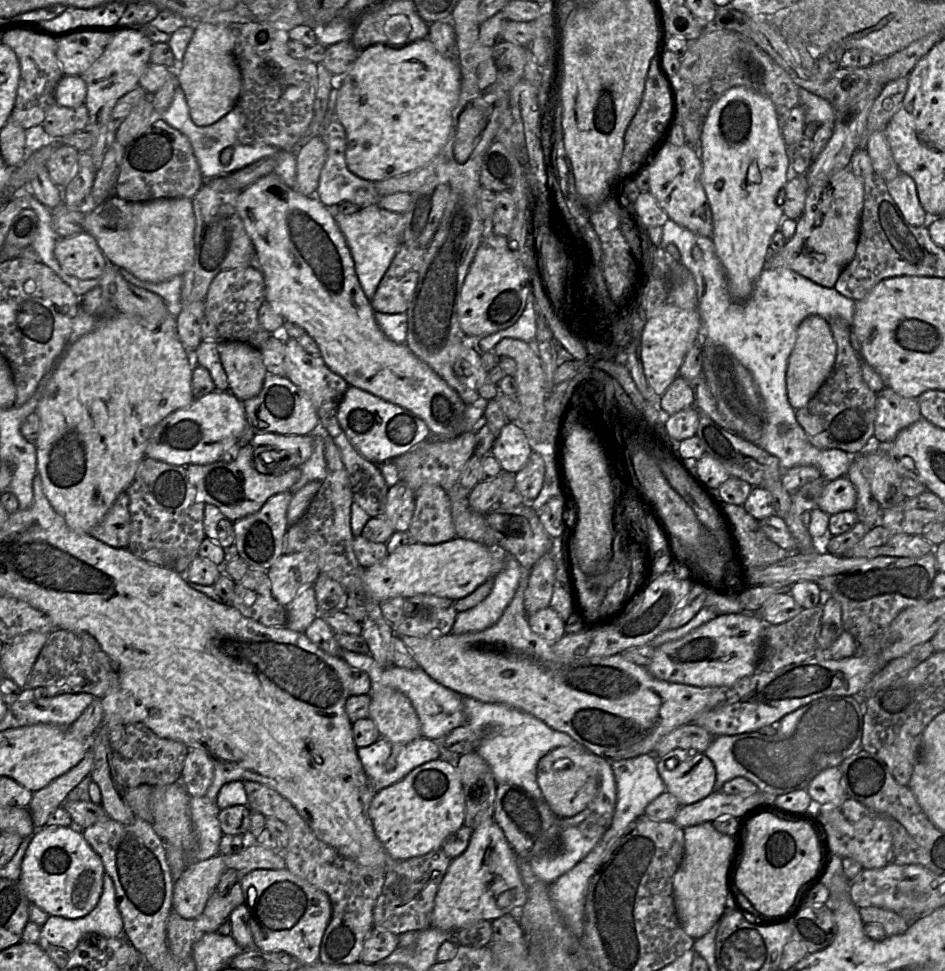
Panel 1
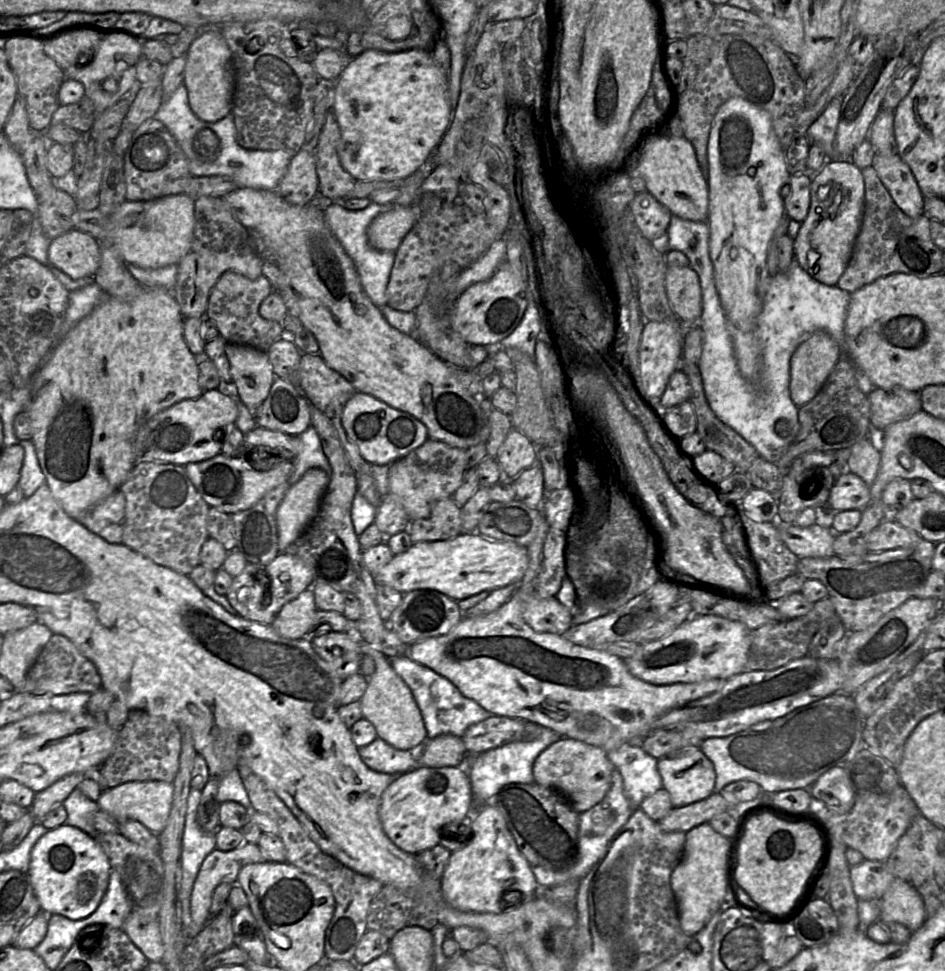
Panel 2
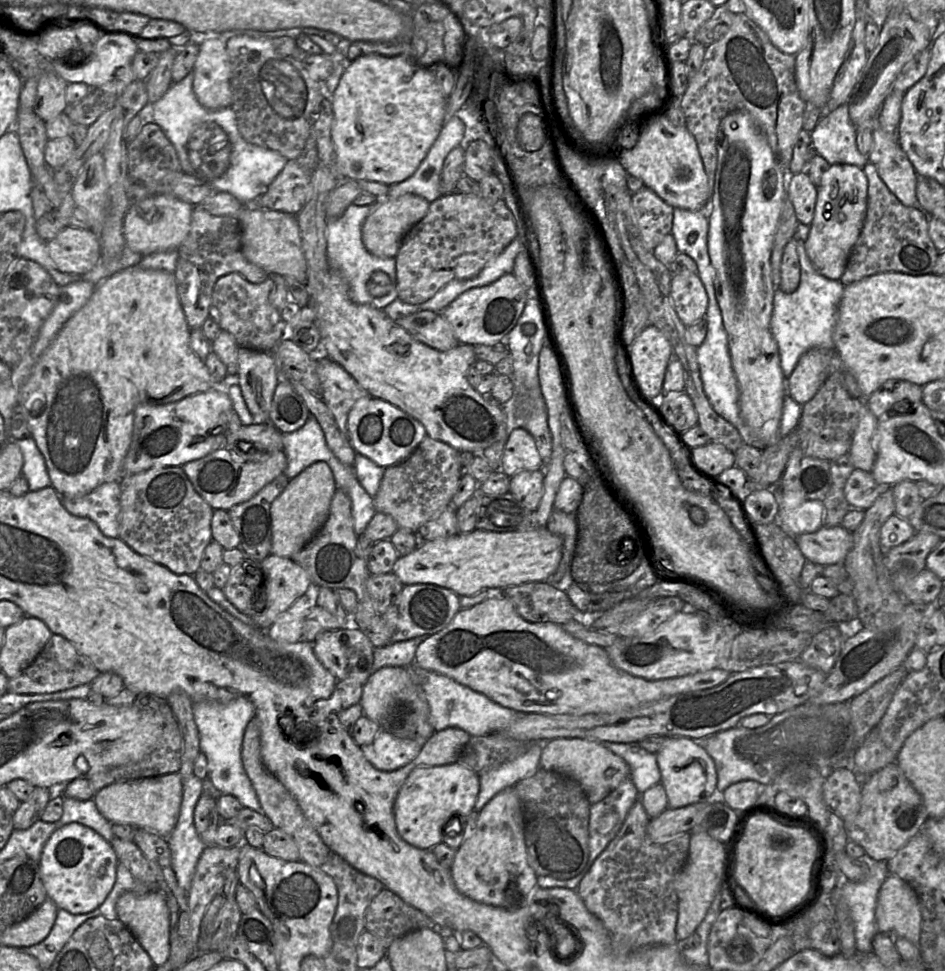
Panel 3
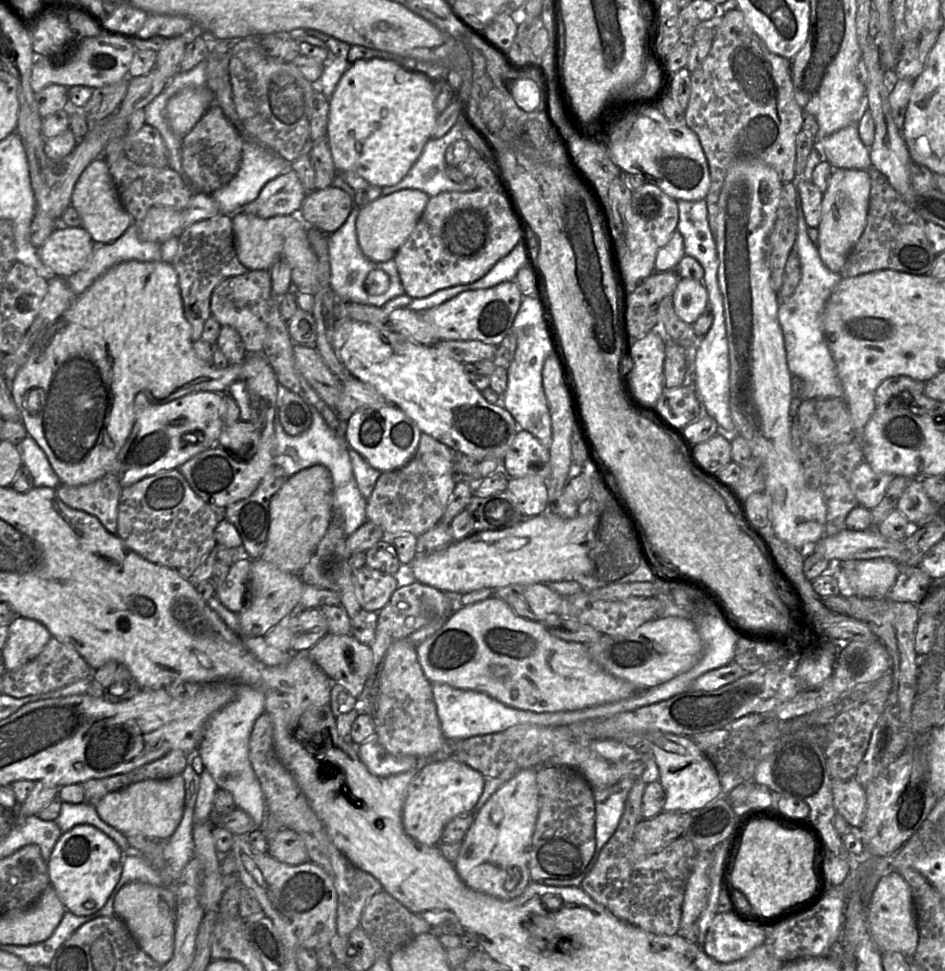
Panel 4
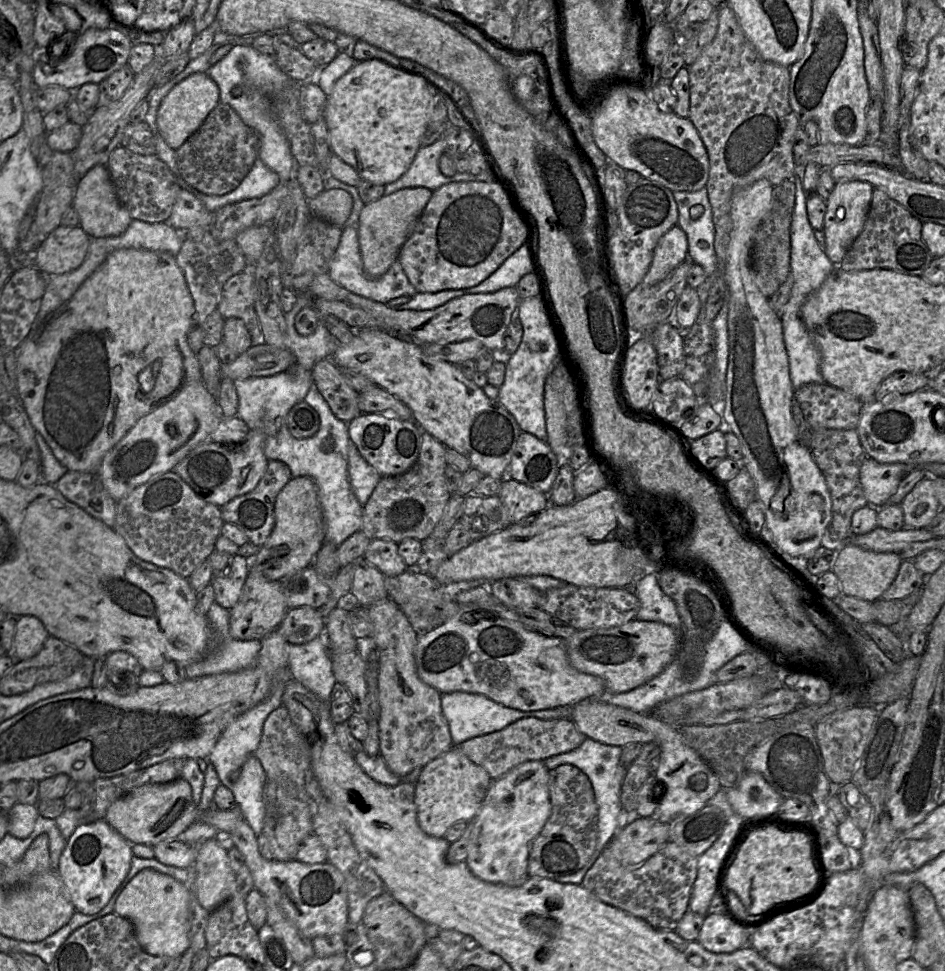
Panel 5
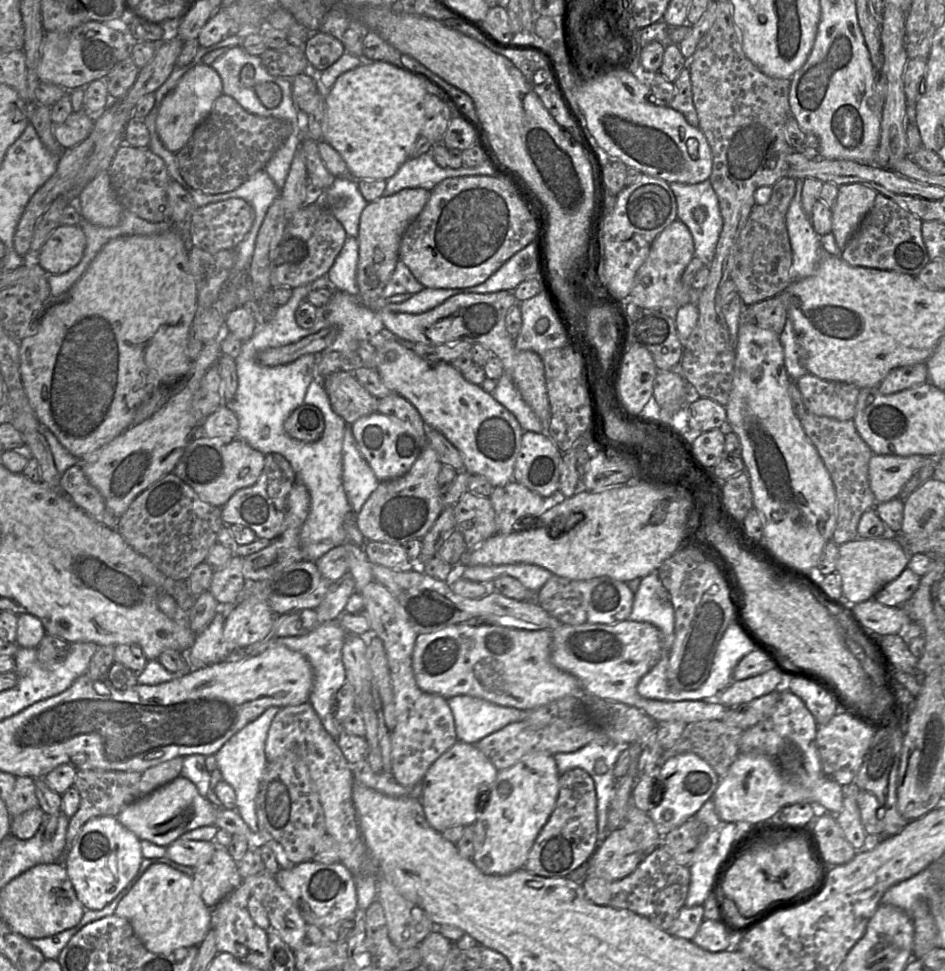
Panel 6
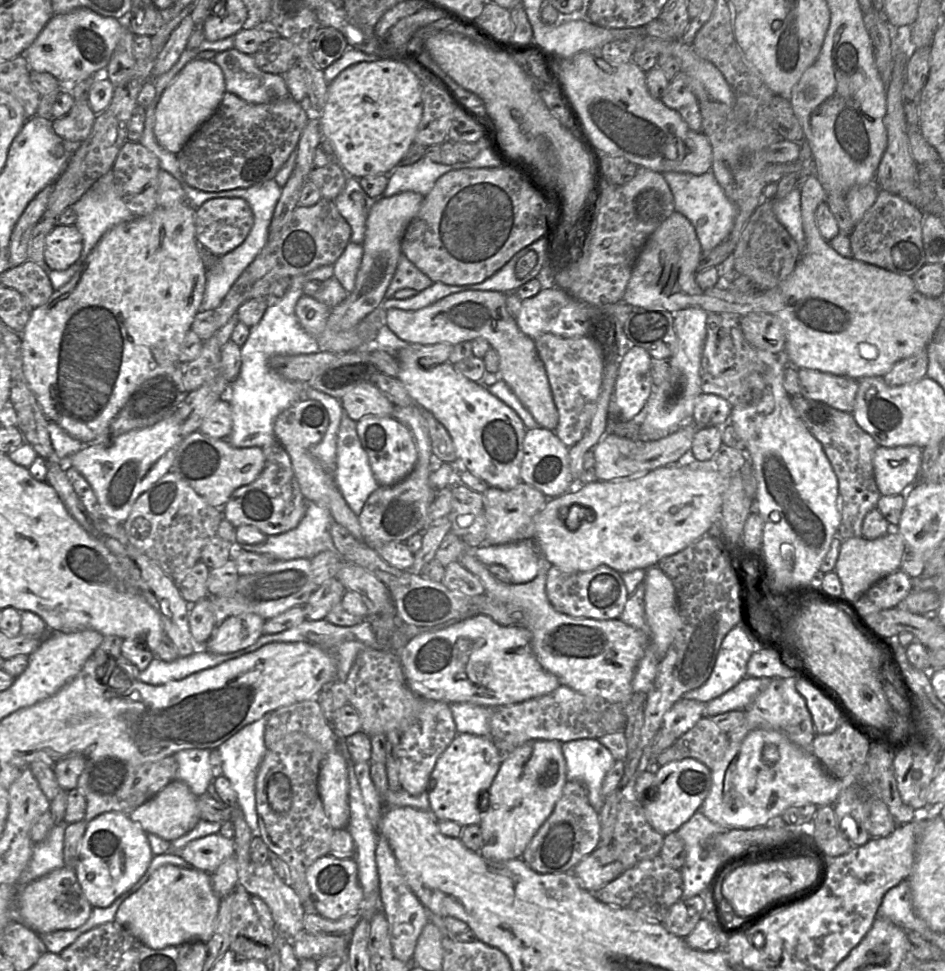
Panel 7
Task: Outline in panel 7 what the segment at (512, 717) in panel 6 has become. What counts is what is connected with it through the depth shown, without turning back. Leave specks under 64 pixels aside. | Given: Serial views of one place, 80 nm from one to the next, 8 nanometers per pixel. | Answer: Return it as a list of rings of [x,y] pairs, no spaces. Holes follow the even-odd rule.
[[[470,703],[450,704],[457,733],[469,733],[477,736],[489,735],[490,709]]]

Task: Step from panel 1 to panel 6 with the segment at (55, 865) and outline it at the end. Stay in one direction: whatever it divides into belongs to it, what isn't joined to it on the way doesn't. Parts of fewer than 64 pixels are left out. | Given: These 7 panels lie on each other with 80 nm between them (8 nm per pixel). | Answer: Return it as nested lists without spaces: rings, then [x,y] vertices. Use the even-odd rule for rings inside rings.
[[[102,816],[89,820],[80,830],[64,861],[67,874],[77,898],[87,910],[101,910],[124,889],[137,875],[144,857],[141,840],[120,824],[116,817]]]

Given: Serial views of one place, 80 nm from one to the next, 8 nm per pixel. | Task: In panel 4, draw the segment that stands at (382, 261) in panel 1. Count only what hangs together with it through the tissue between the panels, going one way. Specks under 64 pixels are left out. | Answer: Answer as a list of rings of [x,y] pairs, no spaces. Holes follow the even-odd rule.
[[[353,205],[351,213],[344,224],[335,232],[329,234],[329,262],[331,269],[331,285],[341,302],[351,302],[381,308],[390,300],[405,294],[395,260],[373,262],[363,254],[357,238],[356,221],[362,207]],[[371,272],[383,272],[389,278],[389,284],[384,293],[371,295],[366,290],[366,280]]]

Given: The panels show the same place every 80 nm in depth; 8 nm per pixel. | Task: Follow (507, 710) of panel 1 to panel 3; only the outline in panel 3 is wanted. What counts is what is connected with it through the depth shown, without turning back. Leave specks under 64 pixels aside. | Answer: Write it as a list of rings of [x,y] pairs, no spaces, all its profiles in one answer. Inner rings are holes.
[[[545,742],[529,744],[526,752],[512,761],[508,761],[484,773],[478,773],[480,789],[474,806],[474,812],[483,807],[499,792],[530,776],[540,768],[540,758]]]

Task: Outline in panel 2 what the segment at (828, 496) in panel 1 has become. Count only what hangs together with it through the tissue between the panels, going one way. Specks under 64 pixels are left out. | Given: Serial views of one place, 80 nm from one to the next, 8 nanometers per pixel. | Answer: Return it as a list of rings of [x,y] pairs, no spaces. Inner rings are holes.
[[[849,472],[836,478],[827,506],[835,512],[863,510],[872,502],[870,487],[856,474]]]

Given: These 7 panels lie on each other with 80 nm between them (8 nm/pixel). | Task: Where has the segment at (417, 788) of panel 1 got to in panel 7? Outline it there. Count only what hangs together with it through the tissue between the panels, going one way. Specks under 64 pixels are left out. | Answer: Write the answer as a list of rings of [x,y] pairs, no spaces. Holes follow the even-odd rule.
[[[458,733],[447,749],[438,758],[430,775],[427,794],[429,811],[436,820],[448,820],[460,824],[479,825],[482,799],[487,800],[489,788],[498,773],[504,755],[490,736]]]

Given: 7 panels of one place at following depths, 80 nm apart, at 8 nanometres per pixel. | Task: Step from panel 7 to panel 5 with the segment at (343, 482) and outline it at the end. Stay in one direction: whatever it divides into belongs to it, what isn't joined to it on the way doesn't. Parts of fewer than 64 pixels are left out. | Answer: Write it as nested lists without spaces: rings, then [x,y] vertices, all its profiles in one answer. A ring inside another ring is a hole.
[[[349,439],[348,479],[354,495],[362,506],[369,500],[380,478],[380,474],[365,461]]]

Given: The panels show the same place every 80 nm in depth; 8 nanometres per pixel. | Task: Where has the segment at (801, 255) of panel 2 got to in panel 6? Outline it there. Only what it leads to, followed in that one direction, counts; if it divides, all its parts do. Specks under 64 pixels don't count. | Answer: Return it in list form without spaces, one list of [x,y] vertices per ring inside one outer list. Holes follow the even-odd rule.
[[[855,182],[840,185],[836,202],[829,207],[832,213],[832,230],[837,246],[843,250],[858,229],[862,219],[873,206],[877,191]]]

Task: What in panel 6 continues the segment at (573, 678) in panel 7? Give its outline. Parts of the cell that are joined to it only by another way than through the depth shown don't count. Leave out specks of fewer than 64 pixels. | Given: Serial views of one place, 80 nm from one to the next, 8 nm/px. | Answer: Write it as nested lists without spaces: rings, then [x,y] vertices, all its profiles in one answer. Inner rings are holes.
[[[624,620],[612,625],[560,624],[551,631],[551,636],[553,664],[576,677],[586,694],[634,706],[657,722],[680,721],[690,724],[705,720],[723,721],[731,709],[717,702],[652,700],[638,694],[639,681],[659,661],[663,648],[660,630],[648,622]]]

